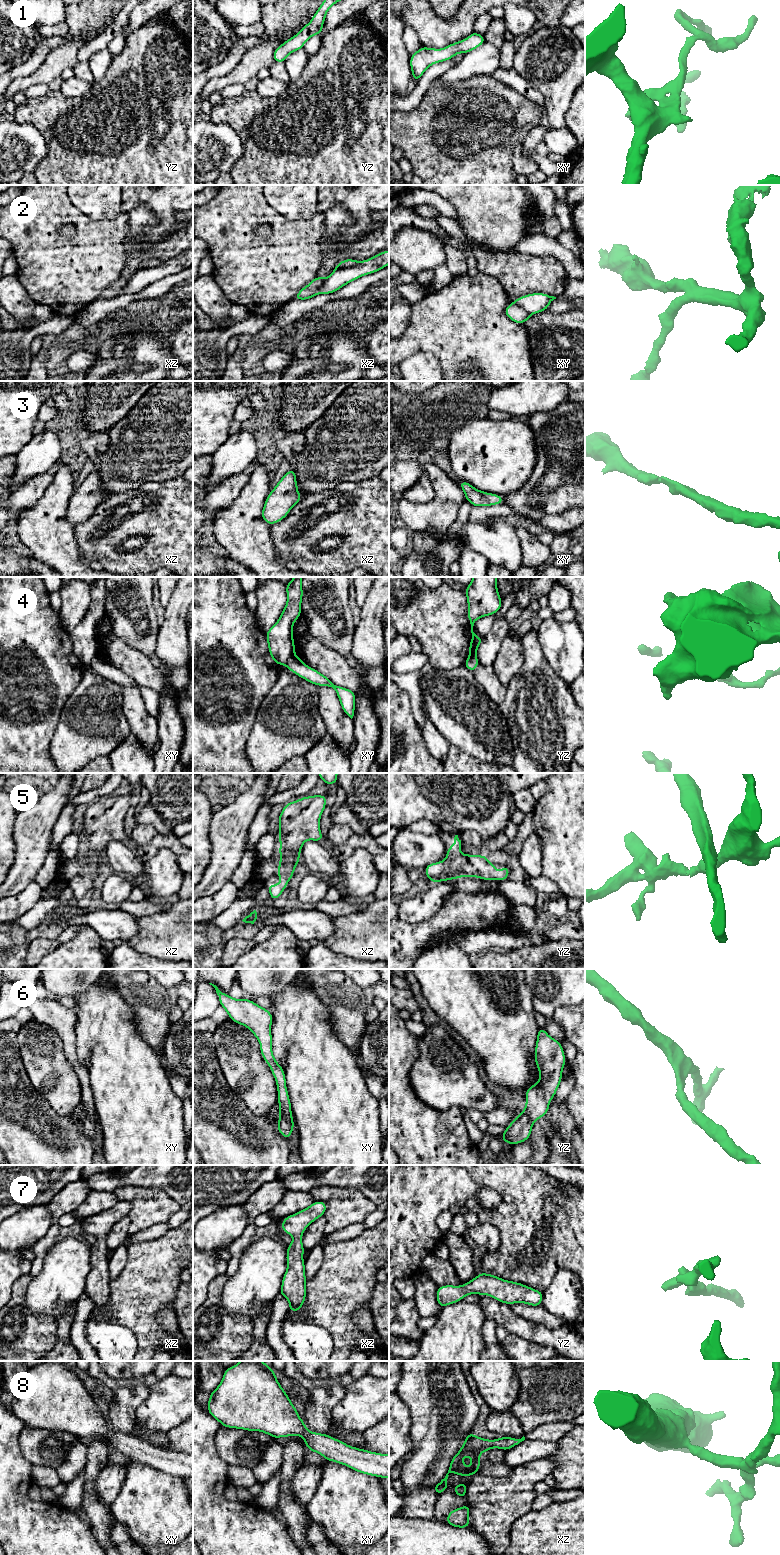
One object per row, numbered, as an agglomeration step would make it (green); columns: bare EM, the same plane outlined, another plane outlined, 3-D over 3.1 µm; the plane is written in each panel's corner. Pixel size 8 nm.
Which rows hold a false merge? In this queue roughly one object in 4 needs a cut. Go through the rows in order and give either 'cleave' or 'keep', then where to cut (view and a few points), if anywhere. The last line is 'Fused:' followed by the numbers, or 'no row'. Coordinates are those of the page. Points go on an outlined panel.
1: keep; no cut
2: cleave; cut in xz along (359, 261), (352, 266), (334, 270)
3: keep; no cut
4: cleave; cut in xy along (294, 654), (285, 664)
5: keep; no cut
6: keep; no cut
7: keep; no cut
8: keep; no cut
Fused: 2, 4

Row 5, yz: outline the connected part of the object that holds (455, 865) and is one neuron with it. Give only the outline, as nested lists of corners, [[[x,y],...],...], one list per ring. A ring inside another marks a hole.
[[[458,835],[454,837],[454,845],[447,847],[447,856],[443,861],[430,863],[425,869],[426,877],[432,882],[442,882],[458,879],[464,876],[477,877],[482,880],[501,880],[508,879],[510,869],[501,866],[498,874],[495,864],[491,864],[485,855],[475,856],[472,854],[462,855],[461,840]]]

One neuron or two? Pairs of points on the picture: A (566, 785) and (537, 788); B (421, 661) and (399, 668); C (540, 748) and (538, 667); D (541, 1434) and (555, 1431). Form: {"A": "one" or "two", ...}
{"A": "two", "B": "one", "C": "one", "D": "one"}

